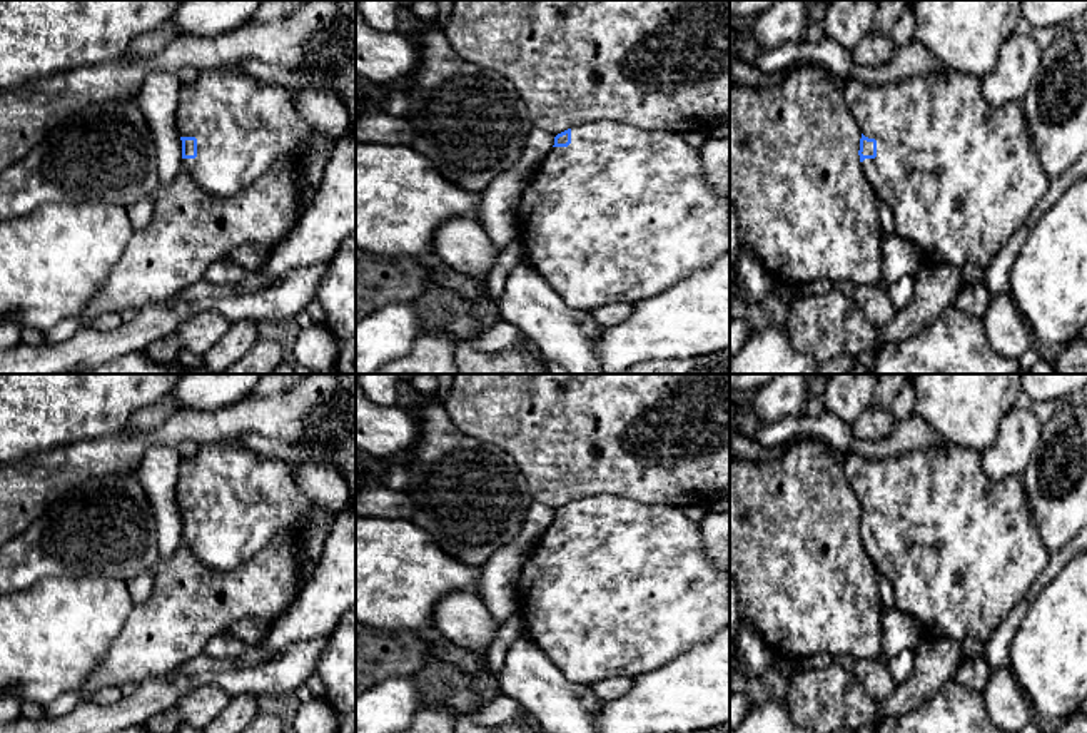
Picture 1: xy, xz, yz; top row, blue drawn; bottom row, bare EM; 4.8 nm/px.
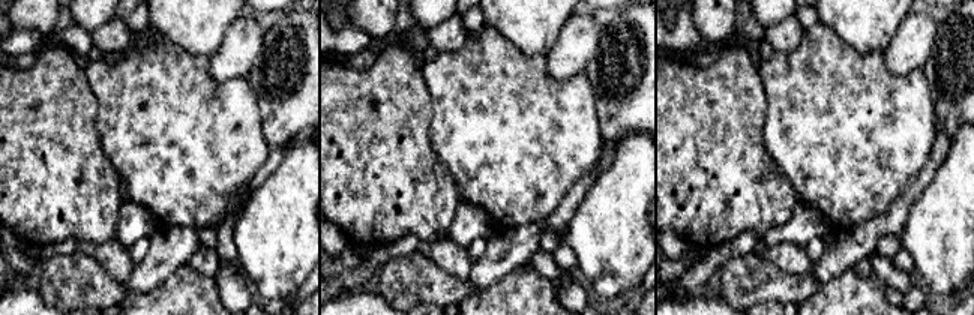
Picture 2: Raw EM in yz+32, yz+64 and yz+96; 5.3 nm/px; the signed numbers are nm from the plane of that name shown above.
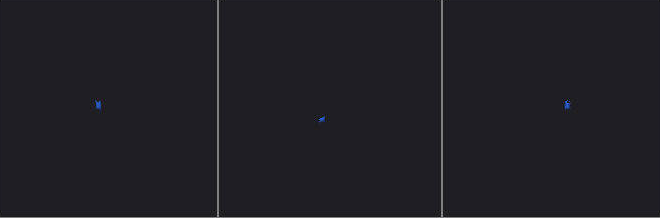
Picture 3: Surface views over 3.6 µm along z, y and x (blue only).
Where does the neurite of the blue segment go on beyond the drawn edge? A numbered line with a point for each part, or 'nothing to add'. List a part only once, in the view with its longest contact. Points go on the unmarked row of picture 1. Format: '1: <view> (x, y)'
1: xy (244, 501)

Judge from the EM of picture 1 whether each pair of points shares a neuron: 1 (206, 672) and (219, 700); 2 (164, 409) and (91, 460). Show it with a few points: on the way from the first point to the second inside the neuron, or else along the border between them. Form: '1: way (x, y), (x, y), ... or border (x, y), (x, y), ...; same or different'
1: border (232, 697), (219, 687), (201, 685), (176, 700); different
2: border (169, 416), (146, 431), (129, 433), (126, 429); different

